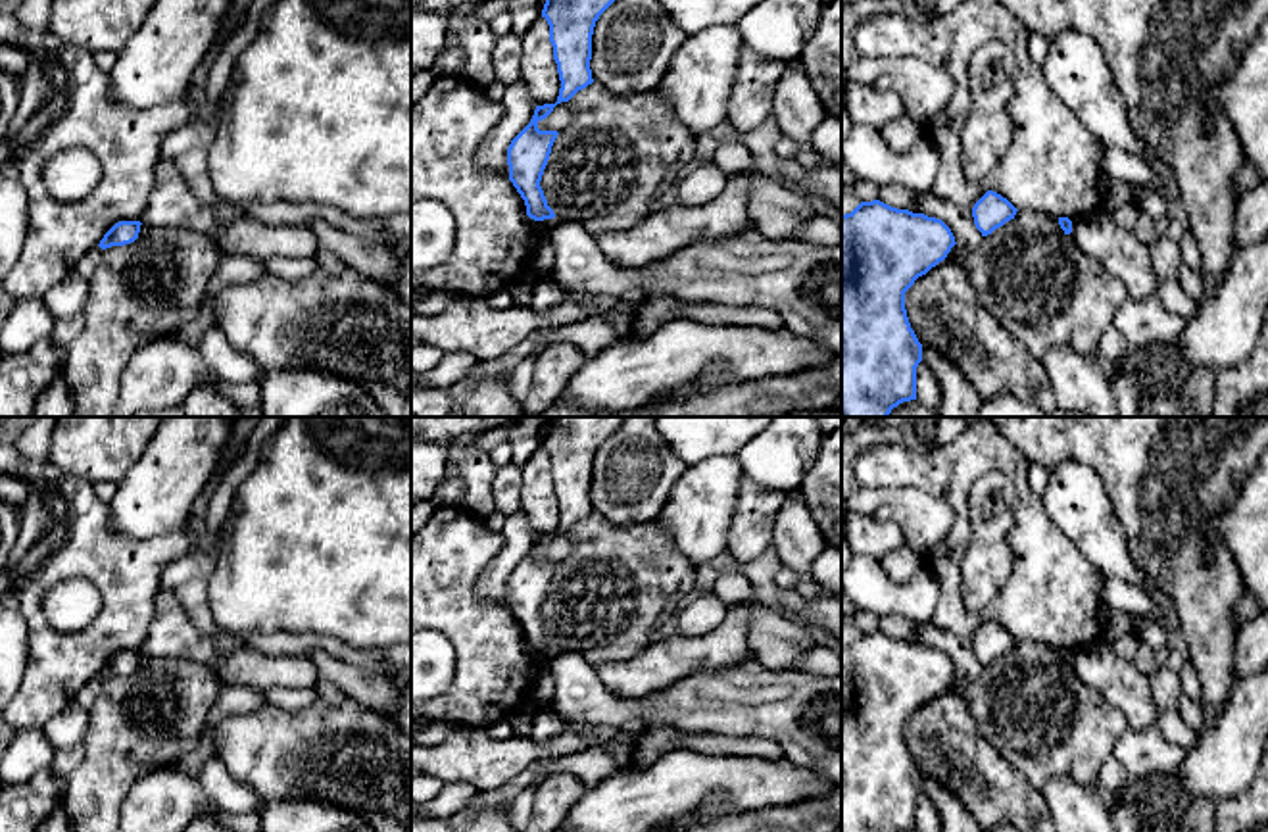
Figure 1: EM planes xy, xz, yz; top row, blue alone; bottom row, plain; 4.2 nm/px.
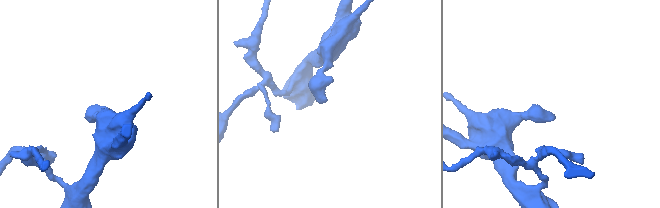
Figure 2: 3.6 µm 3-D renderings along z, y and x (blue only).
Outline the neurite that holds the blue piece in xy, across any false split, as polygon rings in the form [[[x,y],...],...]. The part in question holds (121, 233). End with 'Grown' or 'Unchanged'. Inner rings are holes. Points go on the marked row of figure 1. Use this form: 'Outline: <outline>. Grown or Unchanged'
Outline: [[[119,221],[115,223],[100,240],[100,248],[111,248],[111,246],[125,246],[138,238],[140,232],[140,221]]]. Unchanged

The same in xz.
Outline: [[[546,0],[544,4],[542,17],[549,25],[549,42],[553,46],[553,60],[561,81],[559,96],[555,104],[536,106],[530,123],[507,148],[509,181],[524,200],[526,215],[534,221],[555,217],[553,209],[548,206],[540,181],[548,165],[551,146],[559,135],[557,131],[540,131],[538,123],[546,119],[557,104],[569,102],[578,90],[594,83],[590,69],[592,35],[596,21],[613,2],[615,0]]]. Unchanged

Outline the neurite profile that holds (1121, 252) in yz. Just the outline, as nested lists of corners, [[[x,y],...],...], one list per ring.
[[[1099,211],[1072,223],[1072,240],[1085,256],[1097,259],[1116,277],[1130,300],[1157,294],[1158,279],[1151,263],[1151,248],[1135,234],[1118,227],[1112,217]]]

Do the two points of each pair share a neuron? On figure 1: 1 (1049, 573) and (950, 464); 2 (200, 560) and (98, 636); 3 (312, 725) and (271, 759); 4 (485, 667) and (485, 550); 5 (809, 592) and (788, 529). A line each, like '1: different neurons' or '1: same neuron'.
1: same neuron
2: different neurons
3: same neuron
4: same neuron
5: same neuron

